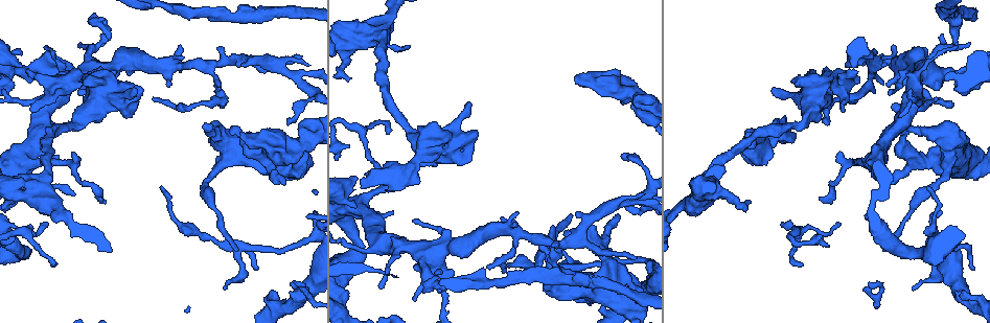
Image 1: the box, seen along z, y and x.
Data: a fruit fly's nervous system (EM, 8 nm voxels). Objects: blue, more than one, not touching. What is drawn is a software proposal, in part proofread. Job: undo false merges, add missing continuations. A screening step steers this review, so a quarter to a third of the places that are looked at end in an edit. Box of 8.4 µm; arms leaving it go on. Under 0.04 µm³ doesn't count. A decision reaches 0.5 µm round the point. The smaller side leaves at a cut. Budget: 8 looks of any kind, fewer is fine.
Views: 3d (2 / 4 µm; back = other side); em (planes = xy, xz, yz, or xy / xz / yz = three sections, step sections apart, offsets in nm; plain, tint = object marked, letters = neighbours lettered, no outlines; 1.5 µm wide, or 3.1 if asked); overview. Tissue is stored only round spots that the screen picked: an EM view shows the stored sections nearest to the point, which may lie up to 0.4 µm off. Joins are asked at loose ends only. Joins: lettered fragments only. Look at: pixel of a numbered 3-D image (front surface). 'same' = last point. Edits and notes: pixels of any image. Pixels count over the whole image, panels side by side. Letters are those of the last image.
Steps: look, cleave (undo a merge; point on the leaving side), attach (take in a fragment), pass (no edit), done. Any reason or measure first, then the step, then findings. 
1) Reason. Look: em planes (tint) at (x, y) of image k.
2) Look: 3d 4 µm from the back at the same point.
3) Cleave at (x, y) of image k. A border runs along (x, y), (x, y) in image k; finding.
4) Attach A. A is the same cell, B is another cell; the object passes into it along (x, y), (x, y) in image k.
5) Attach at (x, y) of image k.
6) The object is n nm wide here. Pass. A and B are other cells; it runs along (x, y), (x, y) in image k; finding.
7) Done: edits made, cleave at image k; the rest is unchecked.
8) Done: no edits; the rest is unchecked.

Branch stops here. Look: em planes (letters) at (842, 110) of image 1.

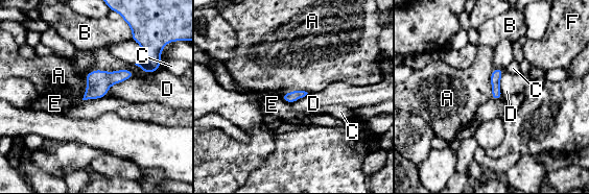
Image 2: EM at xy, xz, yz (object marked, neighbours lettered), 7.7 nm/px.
Pass. A, B, C, D, E and F are other cells; a border runs along (135, 73), (91, 70), (81, 99) in image 2; none of them fits.

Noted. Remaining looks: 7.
An open end. Look: 3d 4 µm at (454, 273) of image 1.

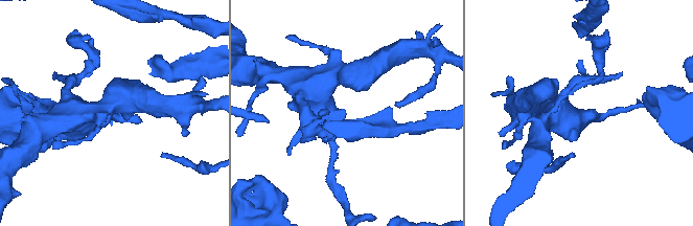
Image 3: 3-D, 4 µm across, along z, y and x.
Look: em planes (letters) at (344, 116) of image 3.

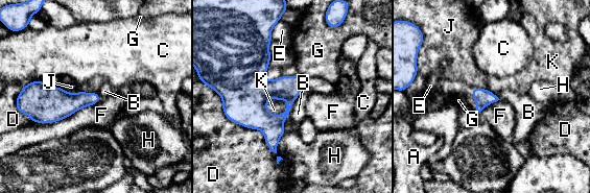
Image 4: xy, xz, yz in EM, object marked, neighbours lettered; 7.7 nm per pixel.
Pass. A, B, C, D, E, F, G, H, J and K are other cells; none of them fits.

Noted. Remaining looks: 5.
Thick end. Look: em yz step 8 (letters) at (472, 132) of image 1.

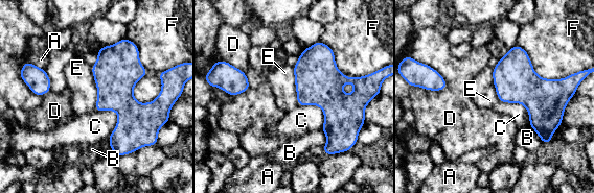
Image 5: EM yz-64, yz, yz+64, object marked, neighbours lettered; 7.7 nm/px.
Pass. A, B, C, D, E and F are other cells; a border runs along (90, 66), (97, 92), (94, 110) in image 5; none of them fits.

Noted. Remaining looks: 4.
Done: no edits; the rest is unchecked.

